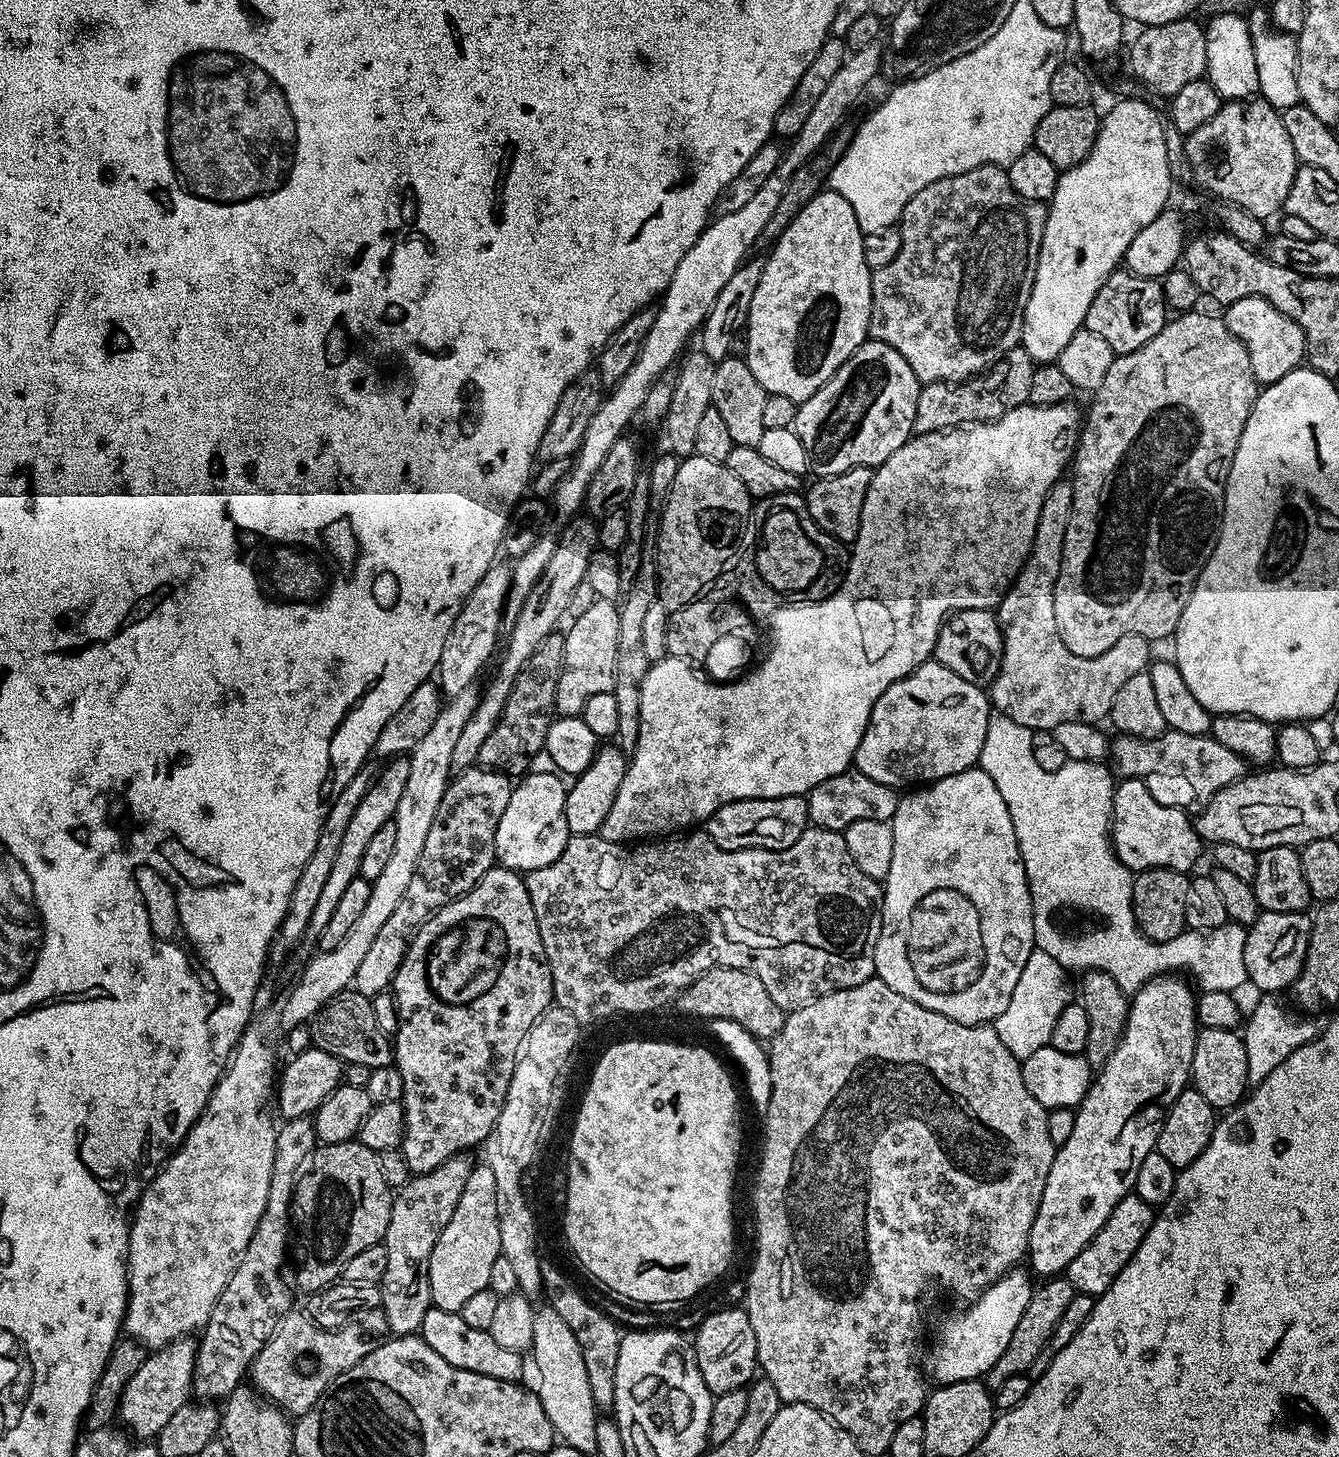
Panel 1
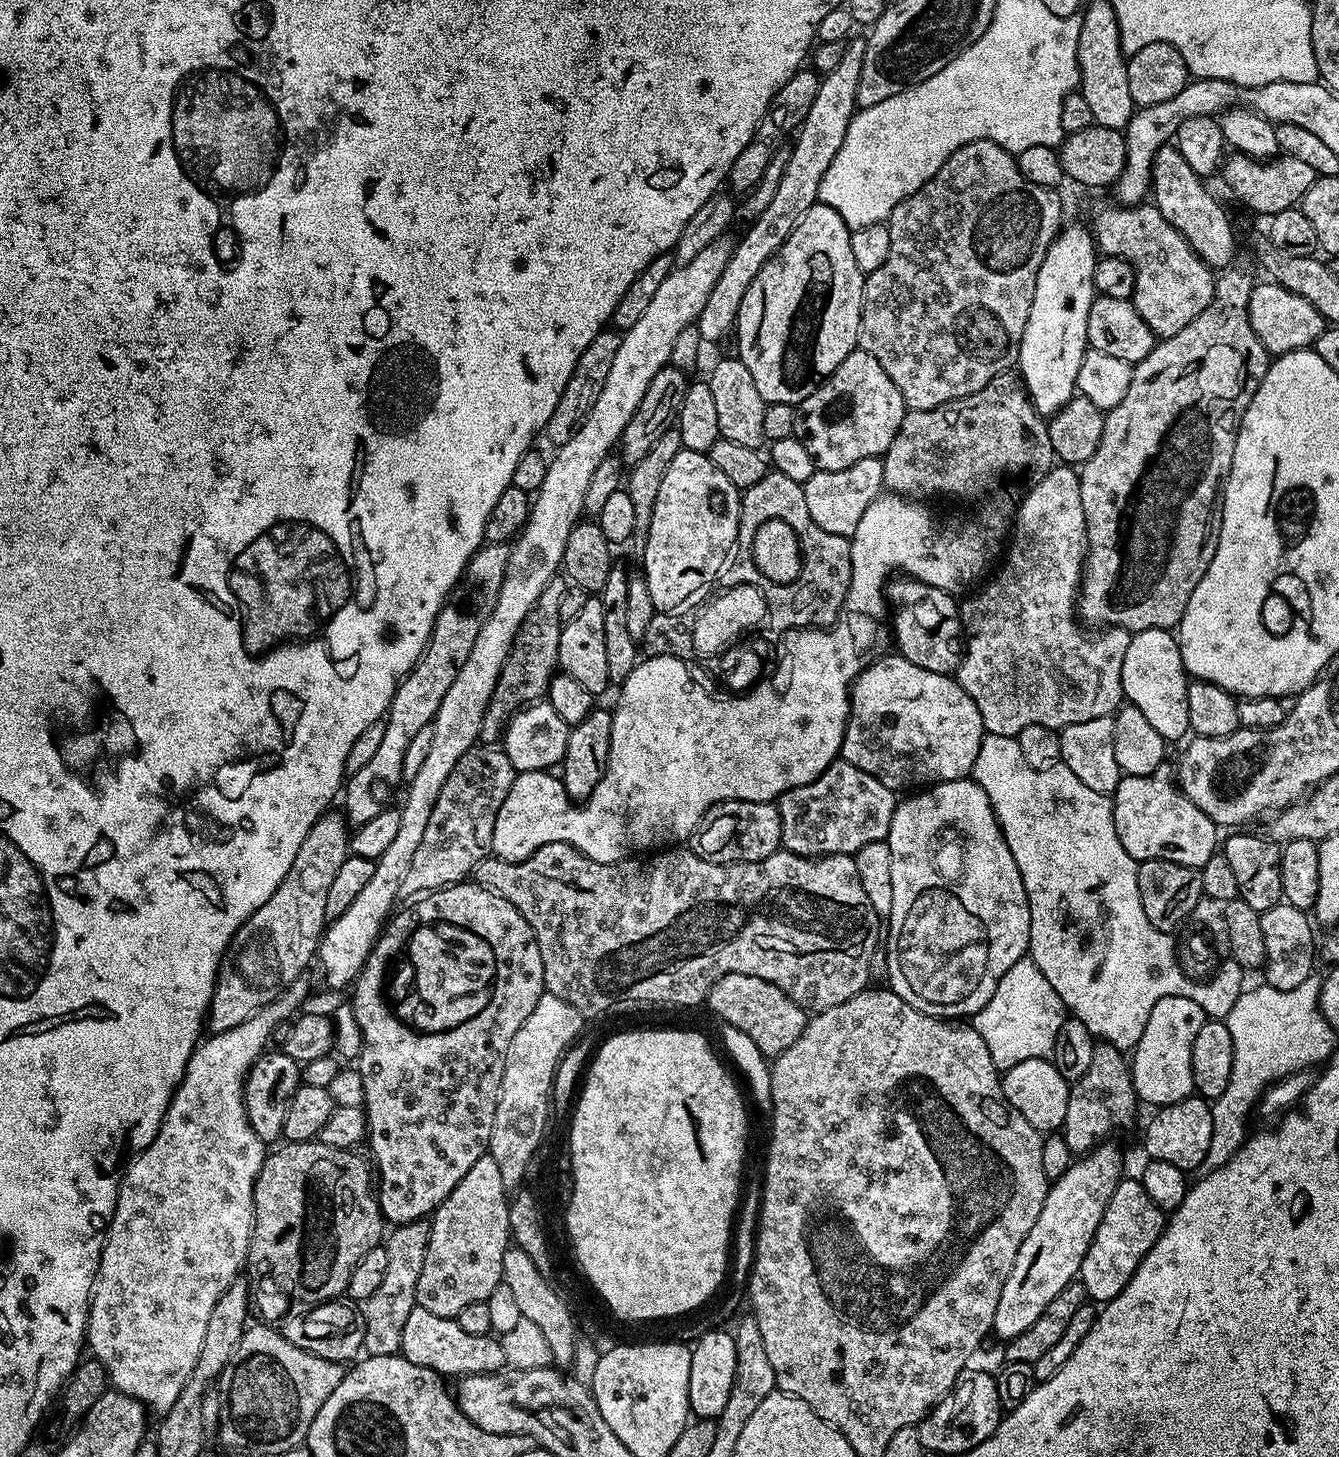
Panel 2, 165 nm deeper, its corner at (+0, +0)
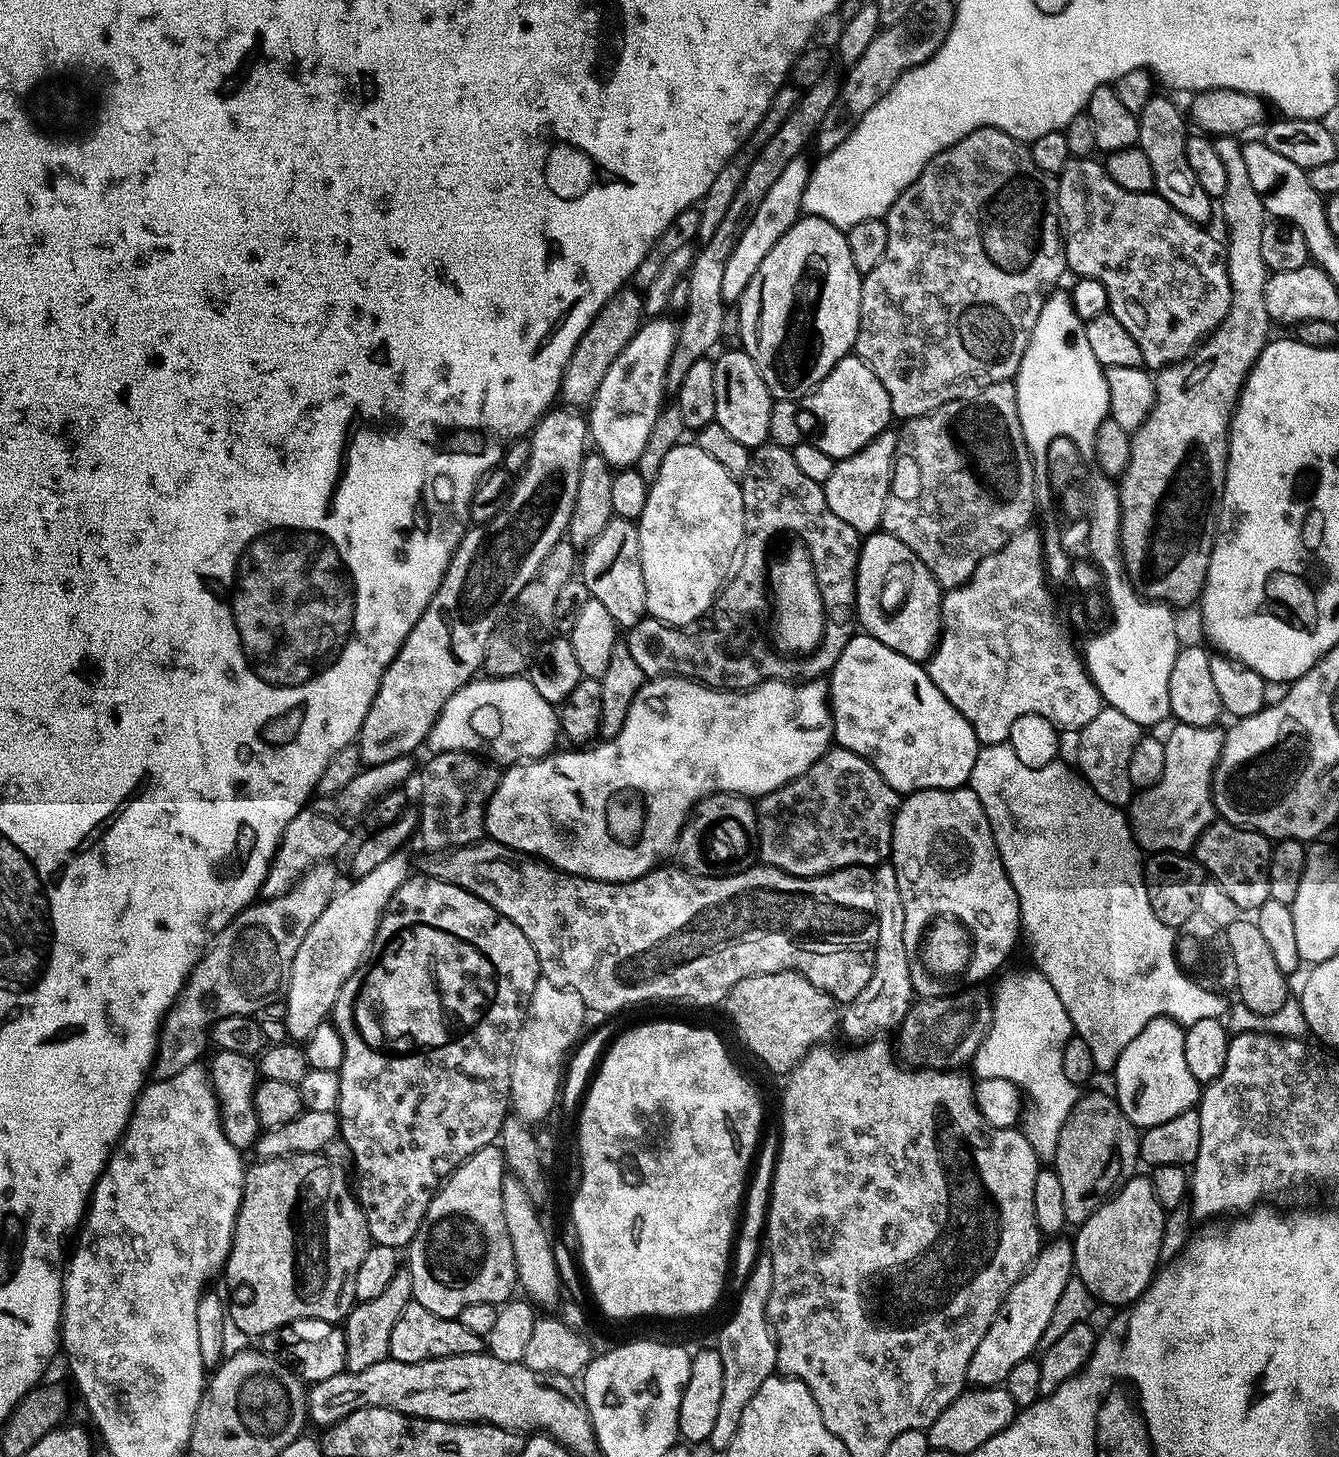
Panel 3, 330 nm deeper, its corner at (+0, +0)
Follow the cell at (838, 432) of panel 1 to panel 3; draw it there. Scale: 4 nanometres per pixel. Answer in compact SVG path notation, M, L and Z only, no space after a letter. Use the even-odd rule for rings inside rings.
M855 354L844 356L832 367L822 383L808 393L807 404L820 427L820 433L814 436L814 442L822 450L822 454L829 456L833 462L844 460L865 448L879 432L889 427L888 420L893 419L886 390Z

